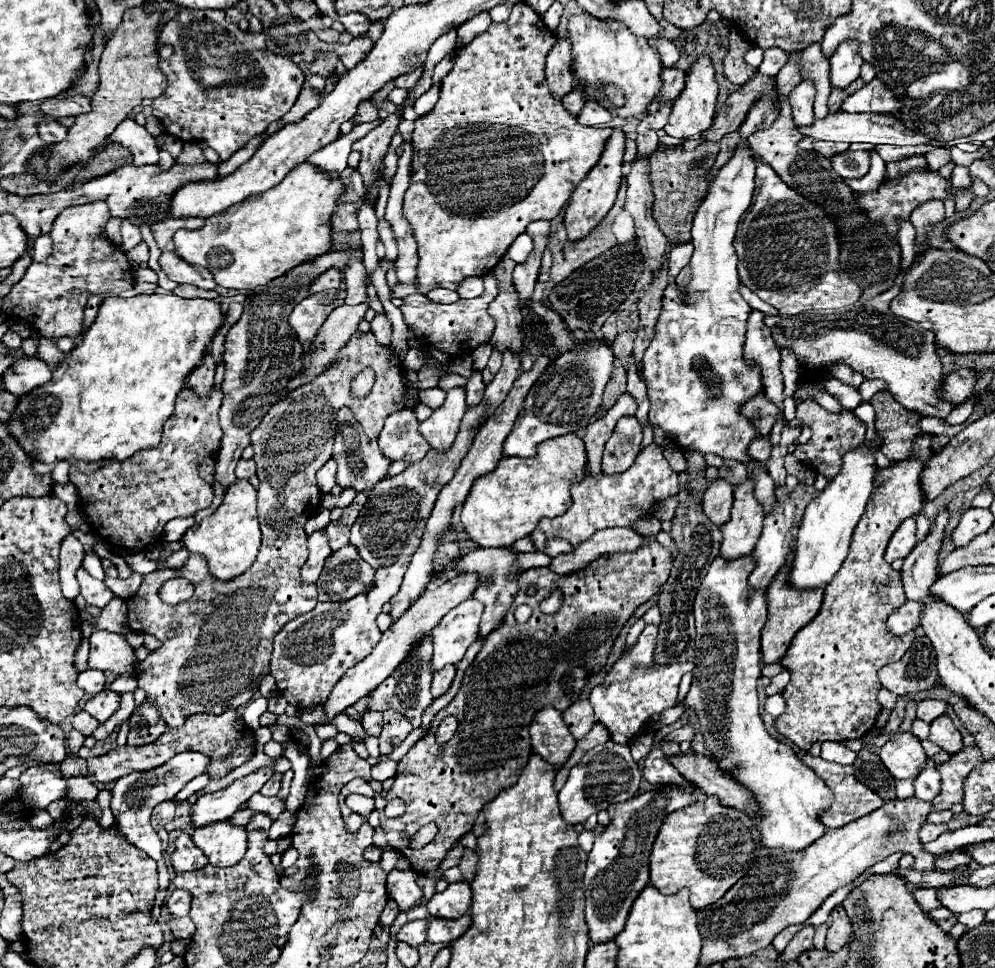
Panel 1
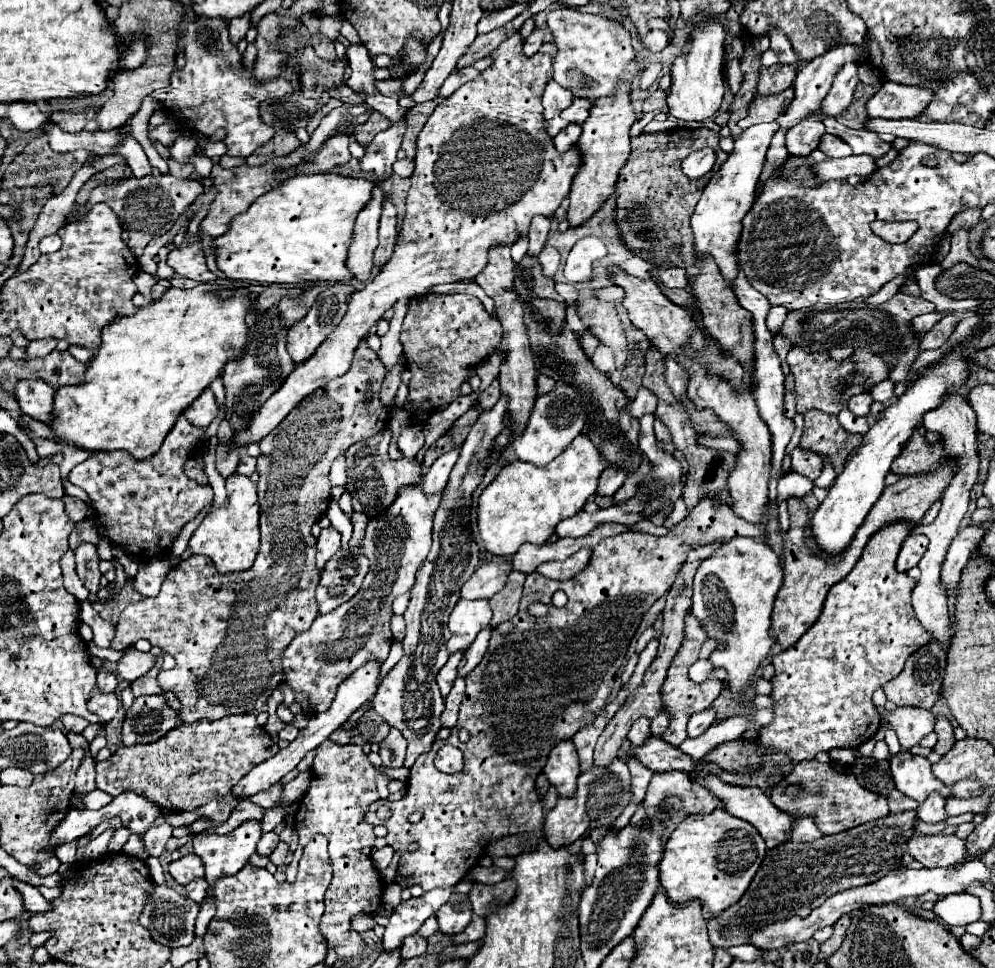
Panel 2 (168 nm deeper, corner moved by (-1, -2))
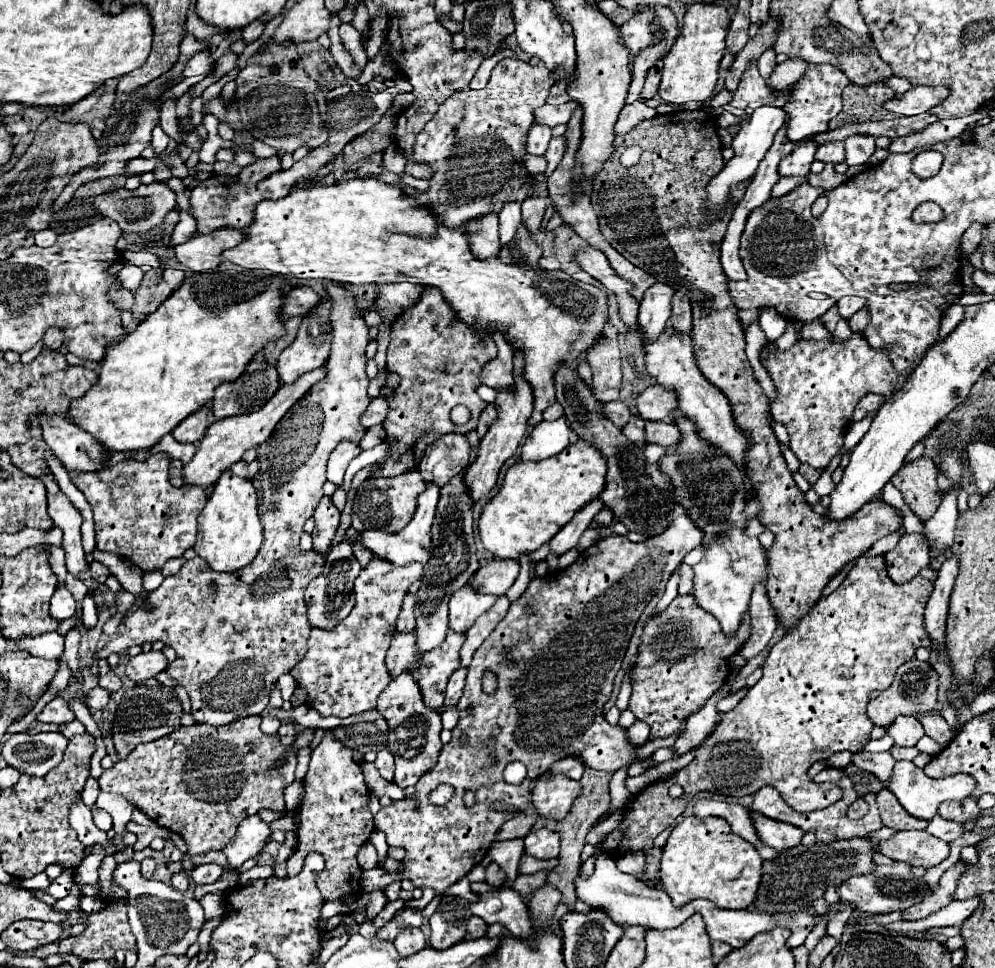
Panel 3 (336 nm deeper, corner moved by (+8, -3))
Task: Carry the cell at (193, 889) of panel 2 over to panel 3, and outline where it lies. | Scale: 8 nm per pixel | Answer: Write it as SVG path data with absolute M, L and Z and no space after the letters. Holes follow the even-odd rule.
M202 864L202 866L194 868L192 880L194 880L194 884L212 884L222 876L222 872L224 870L218 864Z

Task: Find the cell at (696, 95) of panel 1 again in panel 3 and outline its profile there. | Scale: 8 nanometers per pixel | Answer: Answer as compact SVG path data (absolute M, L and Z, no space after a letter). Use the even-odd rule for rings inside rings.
M702 2L688 6L680 36L674 48L670 50L670 54L664 58L662 82L658 90L664 102L686 104L692 100L706 102L710 98L718 80L718 68L724 56L724 48L726 48L724 40L726 40L728 28L730 28L730 14L726 6L702 4Z

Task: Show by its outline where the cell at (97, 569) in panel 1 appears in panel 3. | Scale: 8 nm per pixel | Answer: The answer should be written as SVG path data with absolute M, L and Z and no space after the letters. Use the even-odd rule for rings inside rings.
M91 591L85 595L82 601L82 624L87 628L93 628L98 622L99 610Z

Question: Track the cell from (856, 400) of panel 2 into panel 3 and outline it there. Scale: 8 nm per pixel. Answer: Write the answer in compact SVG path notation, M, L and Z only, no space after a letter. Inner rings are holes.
M868 394L868 396L864 396L864 398L858 402L856 410L854 410L854 420L862 420L862 418L866 418L868 414L874 414L884 400L886 400L886 398L878 396L878 394Z

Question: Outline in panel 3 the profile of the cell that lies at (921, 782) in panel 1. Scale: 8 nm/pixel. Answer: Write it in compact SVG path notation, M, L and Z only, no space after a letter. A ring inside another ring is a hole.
M936 816L932 822L928 822L926 832L934 834L936 838L940 838L944 842L952 842L952 840L964 836L964 826L958 824L958 822L950 822L950 820L944 820L944 818Z

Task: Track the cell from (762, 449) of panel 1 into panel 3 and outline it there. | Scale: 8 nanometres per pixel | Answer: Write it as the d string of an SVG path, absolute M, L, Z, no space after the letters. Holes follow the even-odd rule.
M646 422L644 424L644 444L660 444L660 446L672 446L678 442L680 432L670 422Z

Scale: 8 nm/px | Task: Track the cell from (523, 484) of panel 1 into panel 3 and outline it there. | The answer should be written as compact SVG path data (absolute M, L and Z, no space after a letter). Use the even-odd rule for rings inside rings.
M584 440L570 444L568 450L560 454L540 460L540 462L516 462L508 468L504 476L504 484L500 492L484 506L480 516L480 538L488 552L496 558L520 558L520 554L530 554L538 550L542 544L550 542L562 526L566 526L578 510L582 510L588 502L596 500L606 486L606 458Z

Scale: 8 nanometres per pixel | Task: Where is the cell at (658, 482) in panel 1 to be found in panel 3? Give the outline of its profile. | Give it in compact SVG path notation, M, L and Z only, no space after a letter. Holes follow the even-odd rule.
M632 416L630 422L622 428L622 432L628 440L636 440L642 446L642 442L644 442L644 420L638 416Z

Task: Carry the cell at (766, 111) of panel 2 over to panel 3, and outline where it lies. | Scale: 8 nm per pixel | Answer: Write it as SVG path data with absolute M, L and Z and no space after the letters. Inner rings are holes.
M748 62L744 74L742 74L742 80L738 84L738 90L734 92L734 98L732 98L732 106L734 108L748 108L752 102L758 102L758 104L774 104L774 96L766 84L766 80L760 76L758 72L758 66L756 62Z

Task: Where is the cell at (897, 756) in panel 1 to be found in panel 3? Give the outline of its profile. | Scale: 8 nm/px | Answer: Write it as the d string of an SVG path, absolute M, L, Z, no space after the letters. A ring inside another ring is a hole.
M896 762L892 782L888 788L892 790L892 794L898 798L898 802L904 806L904 810L910 816L920 818L920 820L932 820L938 814L938 806L944 800L960 800L960 798L970 796L972 790L976 788L976 782L968 774L956 774L956 776L932 780L920 768L916 768L912 762Z

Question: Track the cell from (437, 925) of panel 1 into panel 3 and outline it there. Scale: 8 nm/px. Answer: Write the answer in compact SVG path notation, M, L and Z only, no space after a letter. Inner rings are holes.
M472 916L470 922L468 922L468 934L466 934L466 938L468 938L468 940L482 938L482 936L486 936L486 930L488 930L488 924L486 924L482 918Z

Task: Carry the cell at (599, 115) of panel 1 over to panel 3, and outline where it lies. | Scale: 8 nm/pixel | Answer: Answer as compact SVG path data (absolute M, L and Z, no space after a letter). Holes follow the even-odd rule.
M572 102L568 104L560 104L560 106L550 106L550 104L544 104L540 106L536 112L534 112L534 124L544 124L548 128L554 128L558 124L566 124L572 116L572 110L576 106Z

